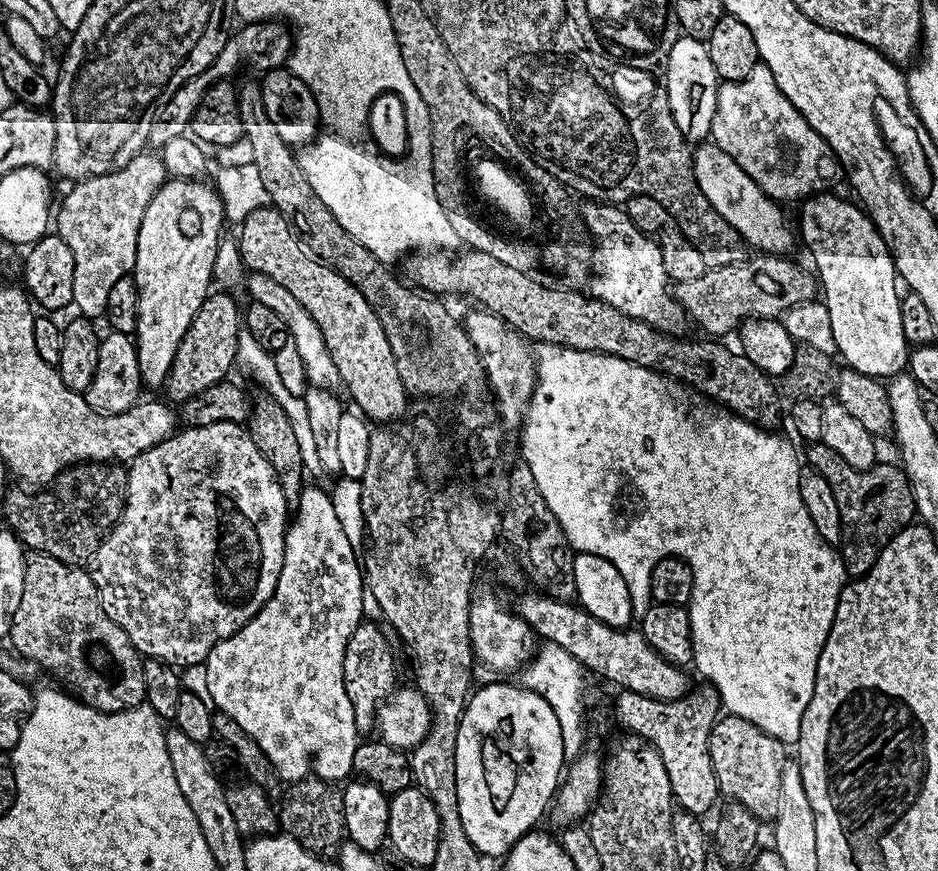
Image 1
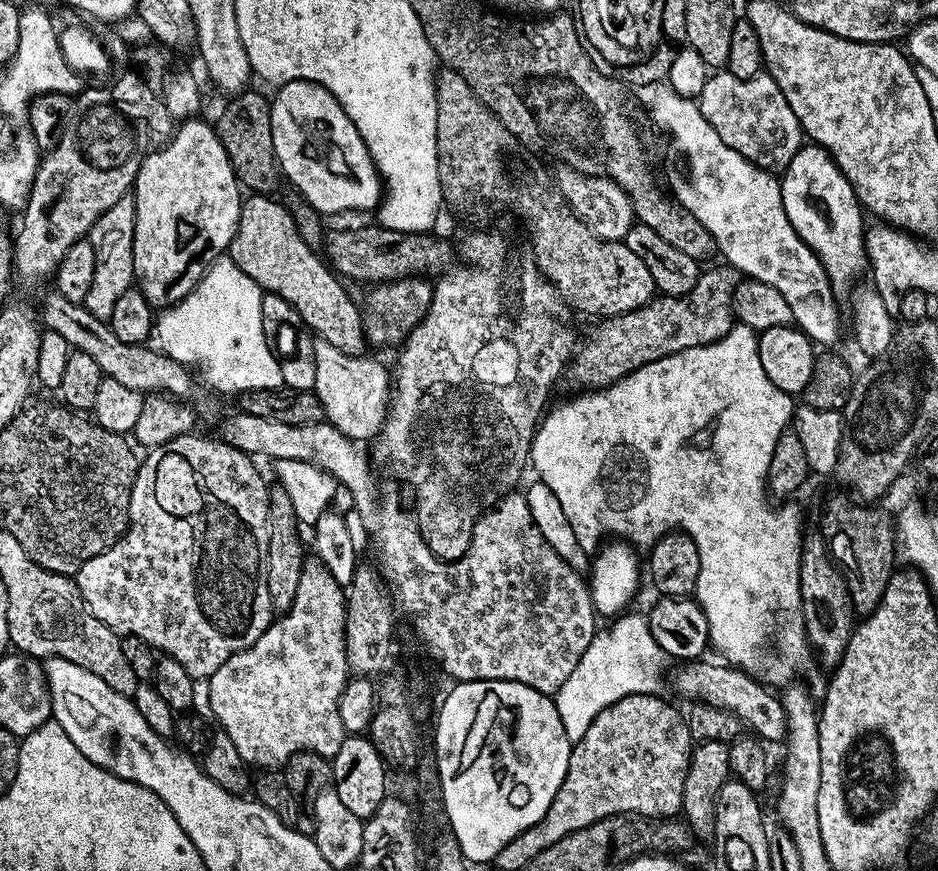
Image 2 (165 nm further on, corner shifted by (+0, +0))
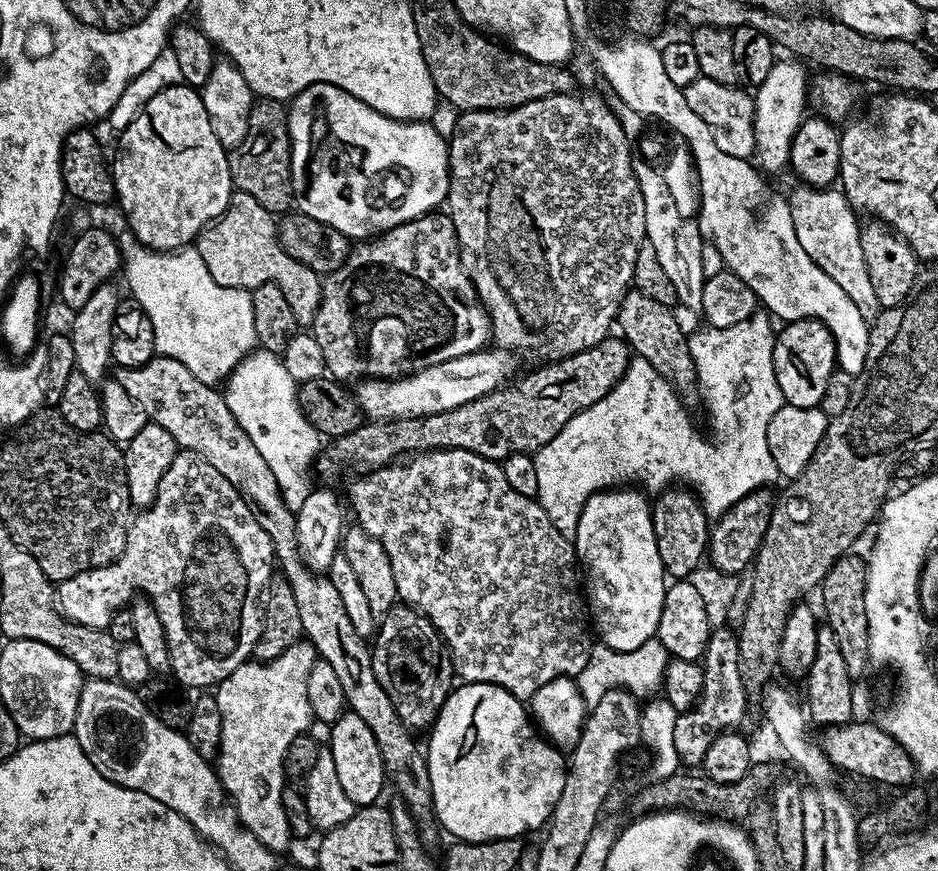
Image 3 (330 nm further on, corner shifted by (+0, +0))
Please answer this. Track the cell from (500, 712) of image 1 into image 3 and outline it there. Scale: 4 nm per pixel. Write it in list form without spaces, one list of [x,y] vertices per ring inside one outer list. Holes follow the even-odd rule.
[[[461,683],[459,686],[453,687],[446,698],[446,702],[440,707],[440,713],[436,716],[436,723],[430,729],[430,735],[432,737],[428,740],[428,748],[426,744],[426,759],[428,773],[430,774],[430,786],[432,787],[434,816],[439,827],[443,831],[445,828],[452,835],[452,838],[469,844],[477,844],[483,840],[511,840],[523,837],[525,835],[523,832],[528,832],[531,828],[543,829],[547,825],[552,815],[552,808],[558,802],[558,794],[562,794],[566,760],[560,749],[549,744],[538,731],[535,723],[530,719],[530,712],[525,701],[519,700],[517,696],[510,694],[504,688],[499,688],[496,684]]]

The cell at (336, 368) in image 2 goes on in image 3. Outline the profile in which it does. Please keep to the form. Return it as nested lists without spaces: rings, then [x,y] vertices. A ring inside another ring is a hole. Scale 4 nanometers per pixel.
[[[497,346],[492,350],[493,352],[488,352],[489,350],[472,352],[468,356],[424,368],[421,372],[410,376],[361,379],[354,388],[360,411],[369,421],[401,420],[407,416],[429,416],[454,410],[466,402],[474,402],[478,398],[488,396],[497,391],[509,378],[517,375],[516,360],[512,357],[515,355]]]

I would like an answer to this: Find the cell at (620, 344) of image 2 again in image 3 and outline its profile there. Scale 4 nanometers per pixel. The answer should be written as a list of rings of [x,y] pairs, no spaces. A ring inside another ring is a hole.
[[[609,338],[601,344],[595,344],[593,348],[587,348],[581,352],[565,355],[557,364],[548,364],[529,376],[521,375],[520,384],[509,383],[488,396],[478,398],[474,402],[466,402],[454,410],[446,410],[429,416],[407,416],[401,420],[374,420],[361,424],[358,430],[354,430],[345,436],[335,437],[332,444],[323,449],[314,461],[314,472],[321,476],[323,483],[328,486],[335,485],[335,480],[340,480],[344,472],[356,472],[355,474],[367,474],[376,472],[379,468],[386,468],[389,464],[397,463],[398,458],[407,457],[409,454],[422,452],[439,452],[441,448],[455,448],[457,453],[472,452],[473,457],[481,456],[487,460],[503,462],[515,452],[535,454],[542,446],[546,446],[582,410],[594,406],[624,376],[630,363],[630,349],[623,339]]]

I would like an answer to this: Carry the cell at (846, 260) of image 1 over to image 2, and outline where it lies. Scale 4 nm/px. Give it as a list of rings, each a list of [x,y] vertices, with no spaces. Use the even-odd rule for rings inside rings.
[[[811,142],[805,143],[794,154],[788,167],[783,169],[779,177],[780,193],[782,194],[782,206],[786,210],[786,218],[790,226],[794,226],[796,233],[806,242],[808,249],[813,252],[820,264],[826,270],[828,279],[833,285],[848,284],[852,276],[856,276],[860,271],[865,271],[868,263],[868,255],[864,253],[864,233],[866,231],[866,219],[862,213],[862,205],[856,198],[856,192],[850,186],[850,182],[842,174],[842,170],[834,162],[834,158],[826,149],[819,144]]]

